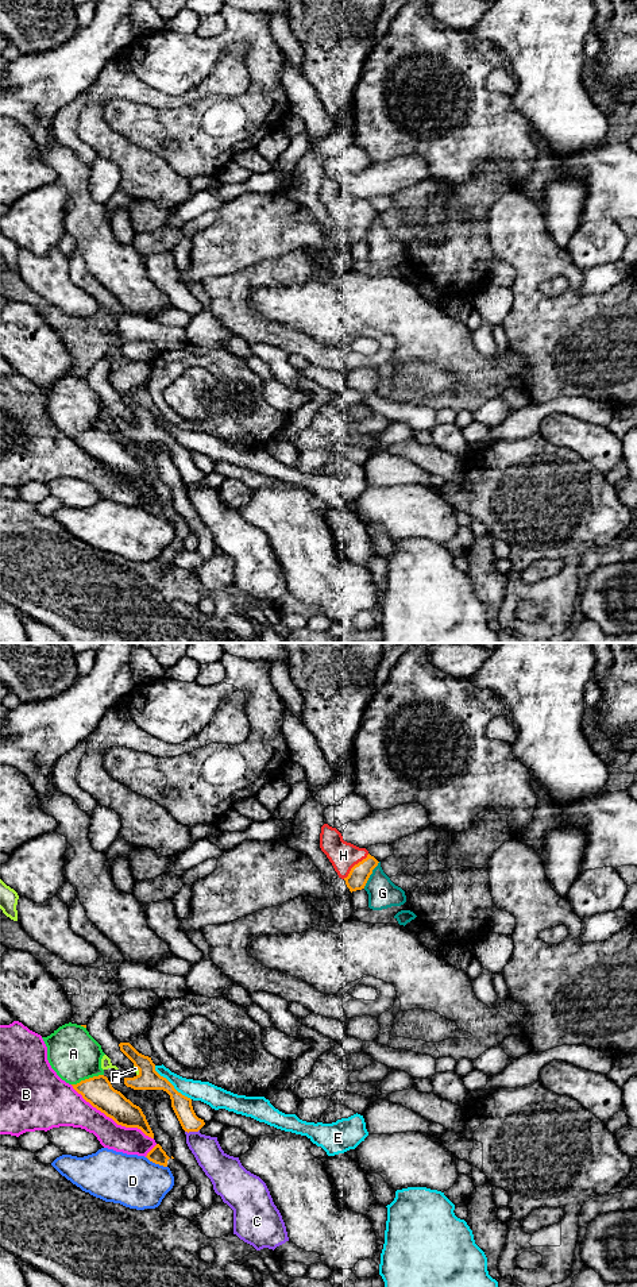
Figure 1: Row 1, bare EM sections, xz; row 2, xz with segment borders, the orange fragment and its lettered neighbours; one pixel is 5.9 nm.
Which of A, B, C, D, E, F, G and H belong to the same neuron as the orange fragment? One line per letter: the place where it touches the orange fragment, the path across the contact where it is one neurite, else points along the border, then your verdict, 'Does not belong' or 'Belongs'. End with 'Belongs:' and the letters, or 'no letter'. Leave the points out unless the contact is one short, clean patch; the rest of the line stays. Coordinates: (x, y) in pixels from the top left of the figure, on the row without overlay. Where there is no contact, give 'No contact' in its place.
A: Touches orange at xz (87, 431). Boundary: xz (103, 426), (72, 436). Does not belong
B: Touches orange at xz (112, 470). Does not belong
C: Touches orange at xz (192, 482). Does not belong
D: Touches orange at xz (157, 515). Does not belong
E: Touches orange at xz (172, 436). Does not belong
F: Touches orange at xz (138, 420). Does not belong
G: Touches orange at xz (370, 226). Does not belong
H: Touches orange at xz (354, 218). Belongs
Belongs: H

